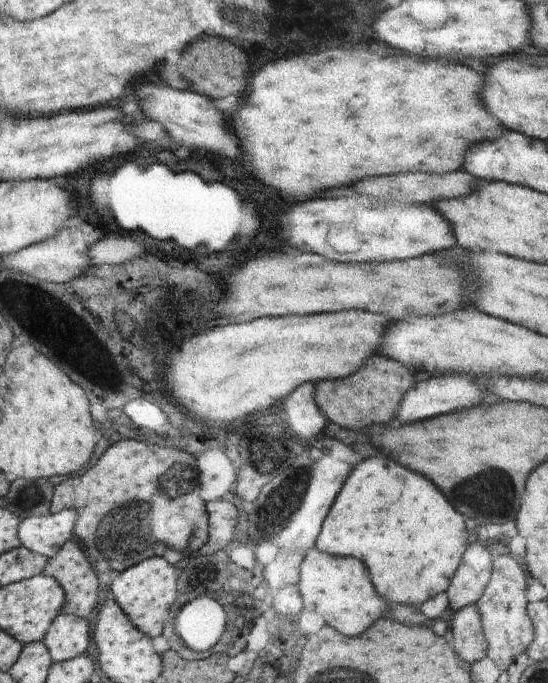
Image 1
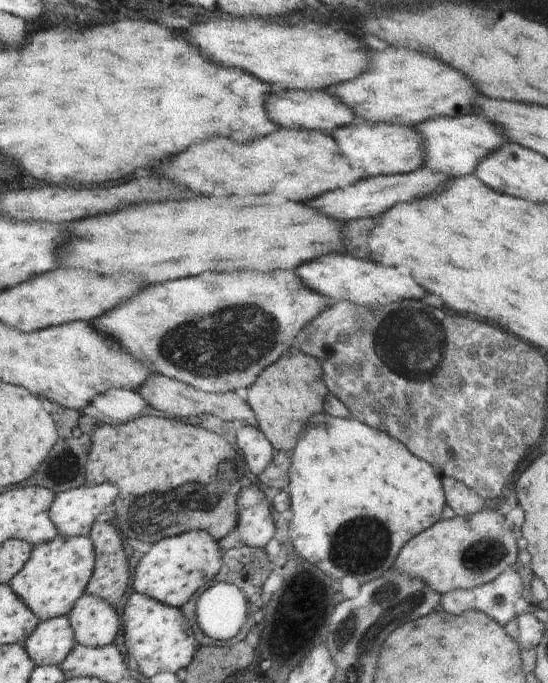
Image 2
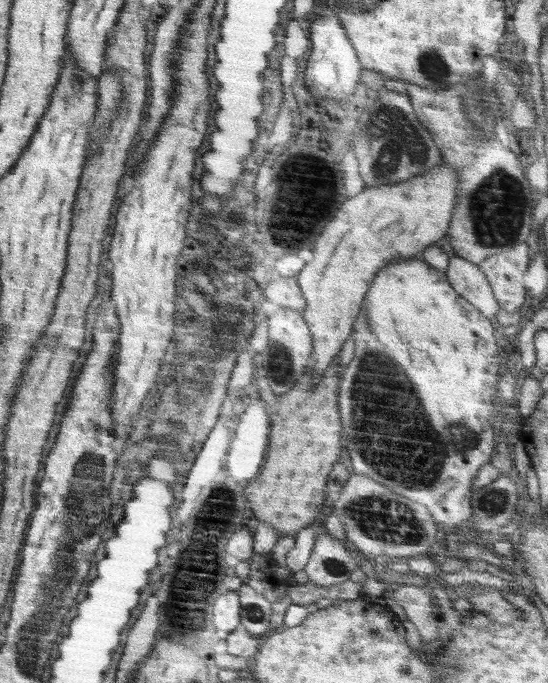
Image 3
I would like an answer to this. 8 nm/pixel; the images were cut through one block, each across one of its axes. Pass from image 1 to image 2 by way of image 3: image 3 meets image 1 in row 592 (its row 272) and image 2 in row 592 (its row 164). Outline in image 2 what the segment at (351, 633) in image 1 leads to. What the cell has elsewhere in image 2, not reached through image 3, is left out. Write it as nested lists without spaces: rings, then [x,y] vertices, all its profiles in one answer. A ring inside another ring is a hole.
[[[481,510],[469,517],[456,515],[452,519],[439,520],[434,526],[422,531],[396,560],[396,571],[407,574],[411,579],[424,581],[433,591],[443,595],[456,589],[467,590],[492,582],[499,574],[512,568],[519,556],[519,547],[513,530],[505,526],[505,518],[498,514],[500,510]]]

